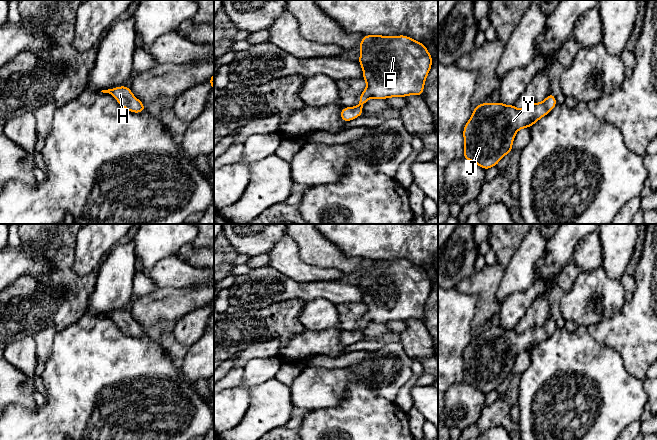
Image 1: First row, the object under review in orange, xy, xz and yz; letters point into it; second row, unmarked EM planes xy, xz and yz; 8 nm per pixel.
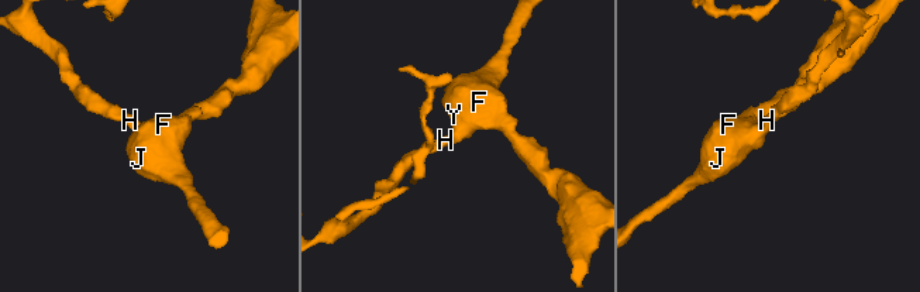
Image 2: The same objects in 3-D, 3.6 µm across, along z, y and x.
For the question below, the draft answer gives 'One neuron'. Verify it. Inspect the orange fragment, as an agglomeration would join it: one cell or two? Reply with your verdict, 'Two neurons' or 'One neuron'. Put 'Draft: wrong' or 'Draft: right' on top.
Draft: right
One neuron

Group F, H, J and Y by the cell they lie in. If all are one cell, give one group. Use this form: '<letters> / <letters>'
F H J Y

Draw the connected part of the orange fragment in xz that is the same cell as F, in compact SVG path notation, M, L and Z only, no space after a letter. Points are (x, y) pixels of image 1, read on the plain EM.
M365 259L359 270L360 280L358 287L363 293L363 302L367 312L359 320L359 329L343 331L340 341L343 346L349 346L361 340L364 335L362 329L370 322L388 323L390 321L407 321L411 318L422 320L424 308L430 296L433 284L425 271L406 259L382 260Z

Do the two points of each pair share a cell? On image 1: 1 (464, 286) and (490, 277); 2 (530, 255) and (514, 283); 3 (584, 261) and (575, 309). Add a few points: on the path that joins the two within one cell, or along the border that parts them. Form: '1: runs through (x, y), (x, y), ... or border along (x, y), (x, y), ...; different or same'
1: runs through (470, 285), (484, 283); same
2: runs through (523, 262), (518, 276); same
3: border along (600, 265), (582, 272); different

